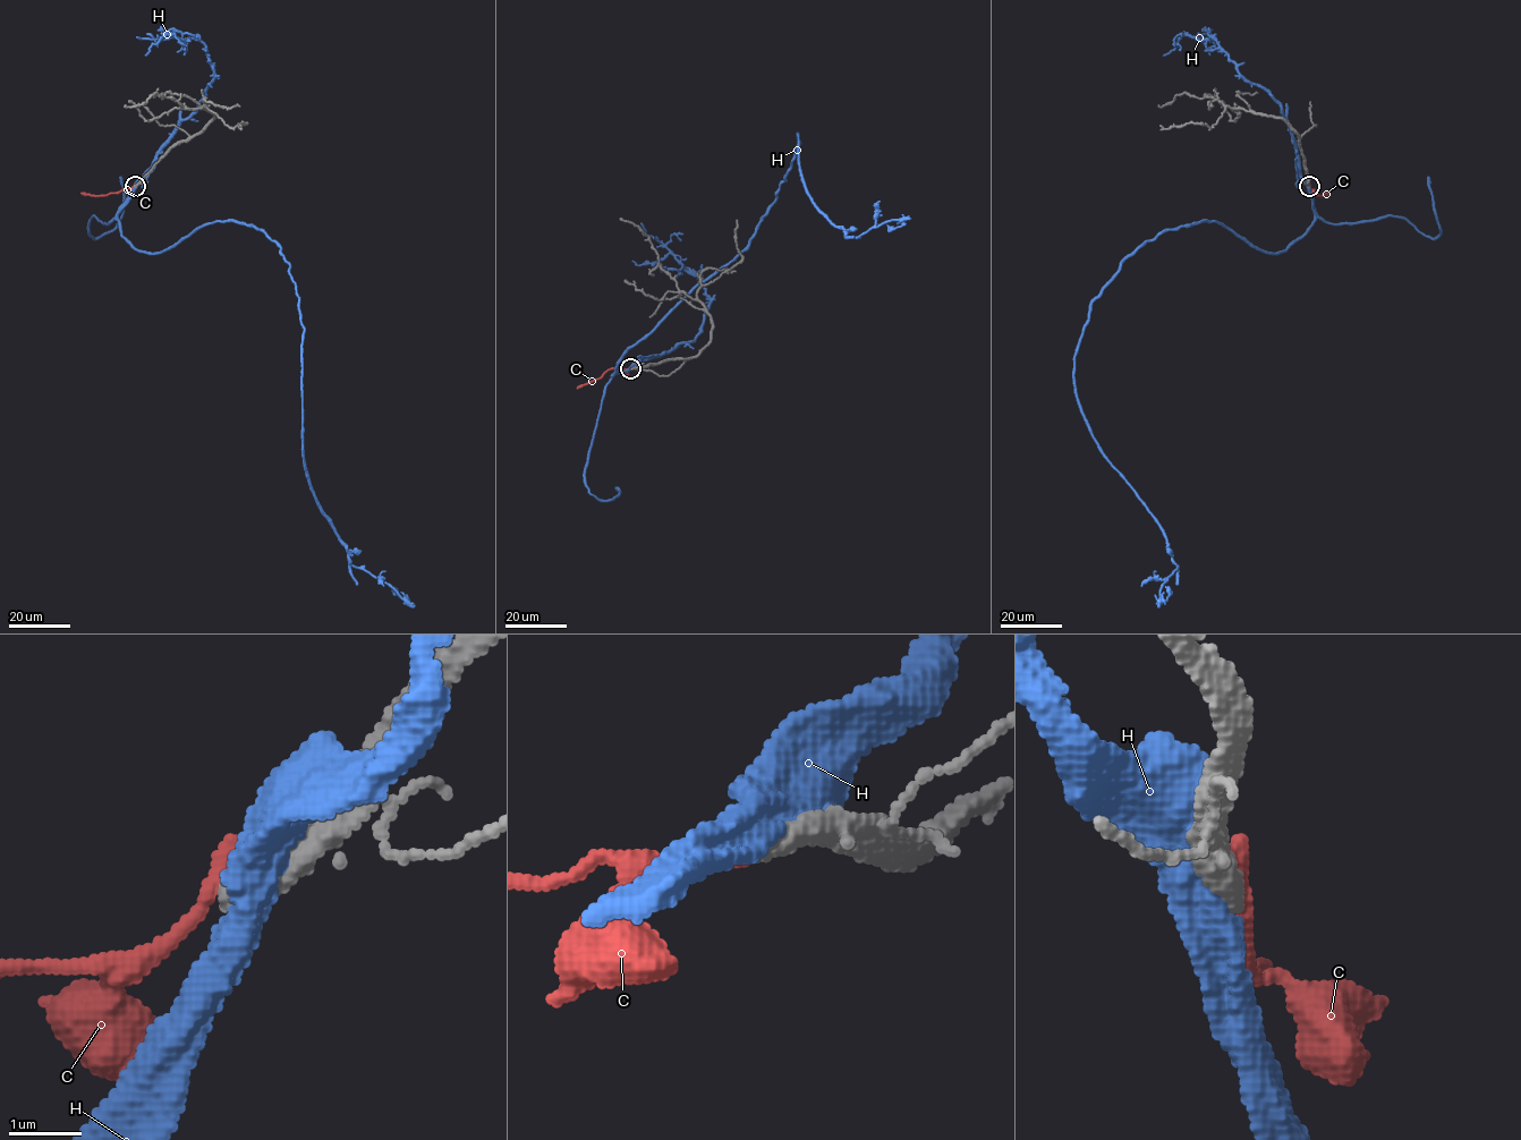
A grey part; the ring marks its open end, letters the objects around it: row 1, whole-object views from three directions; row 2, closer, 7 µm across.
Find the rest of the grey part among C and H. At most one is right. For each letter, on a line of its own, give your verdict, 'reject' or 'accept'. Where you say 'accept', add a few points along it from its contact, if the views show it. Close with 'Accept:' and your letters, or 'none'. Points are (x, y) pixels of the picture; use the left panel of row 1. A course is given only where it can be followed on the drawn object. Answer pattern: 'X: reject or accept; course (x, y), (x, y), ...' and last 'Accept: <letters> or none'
C: reject
H: reject
Accept: none

